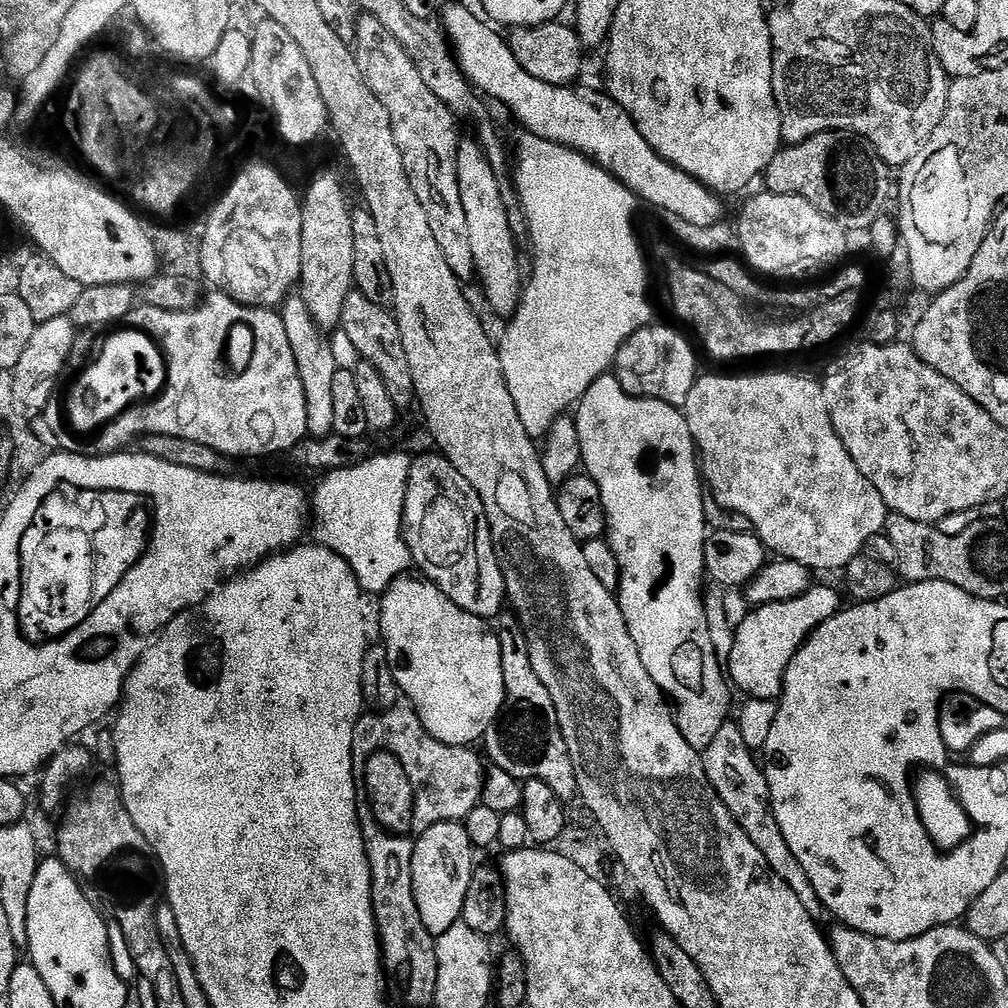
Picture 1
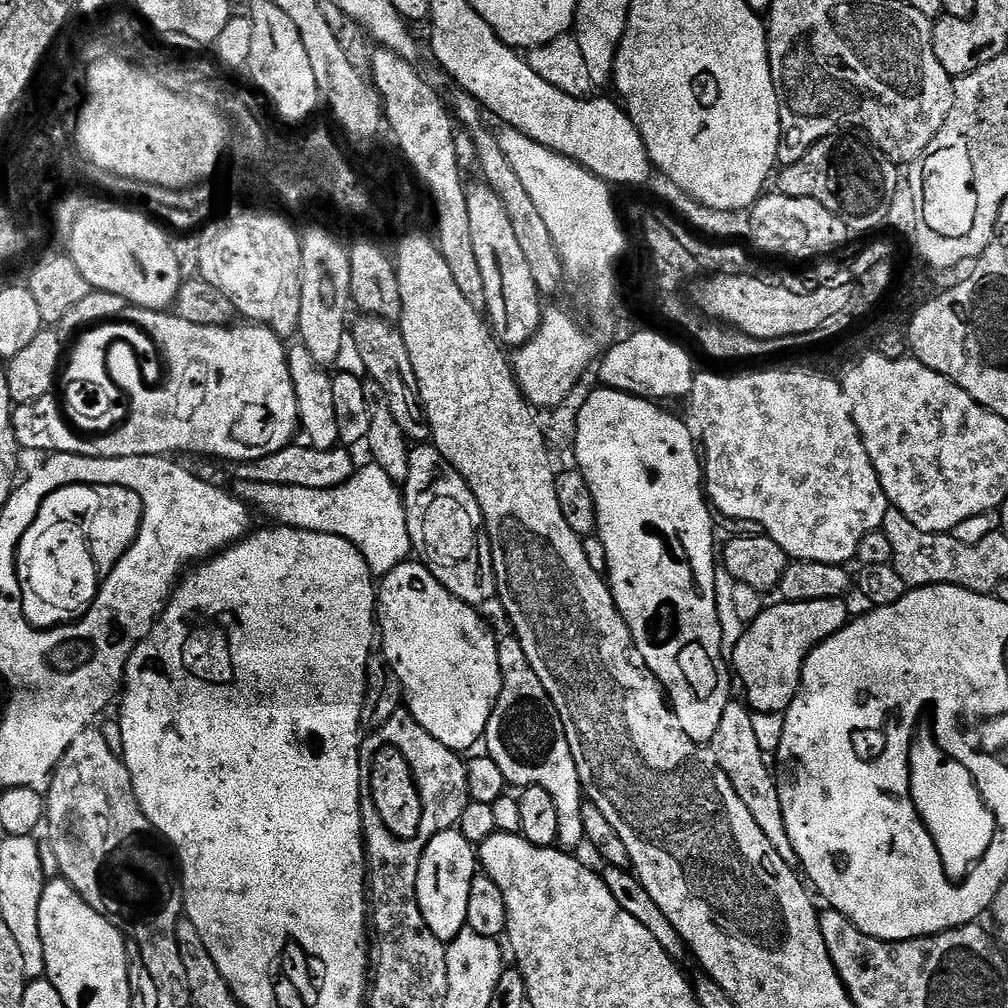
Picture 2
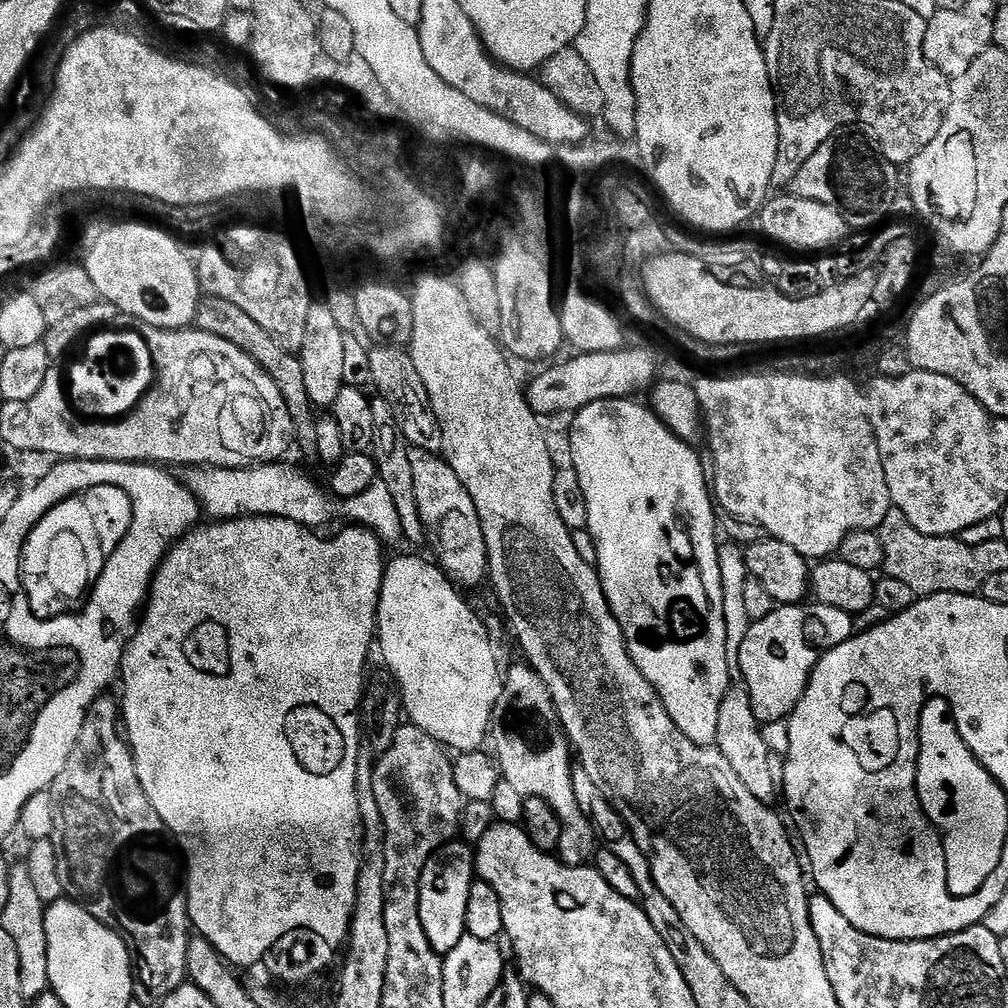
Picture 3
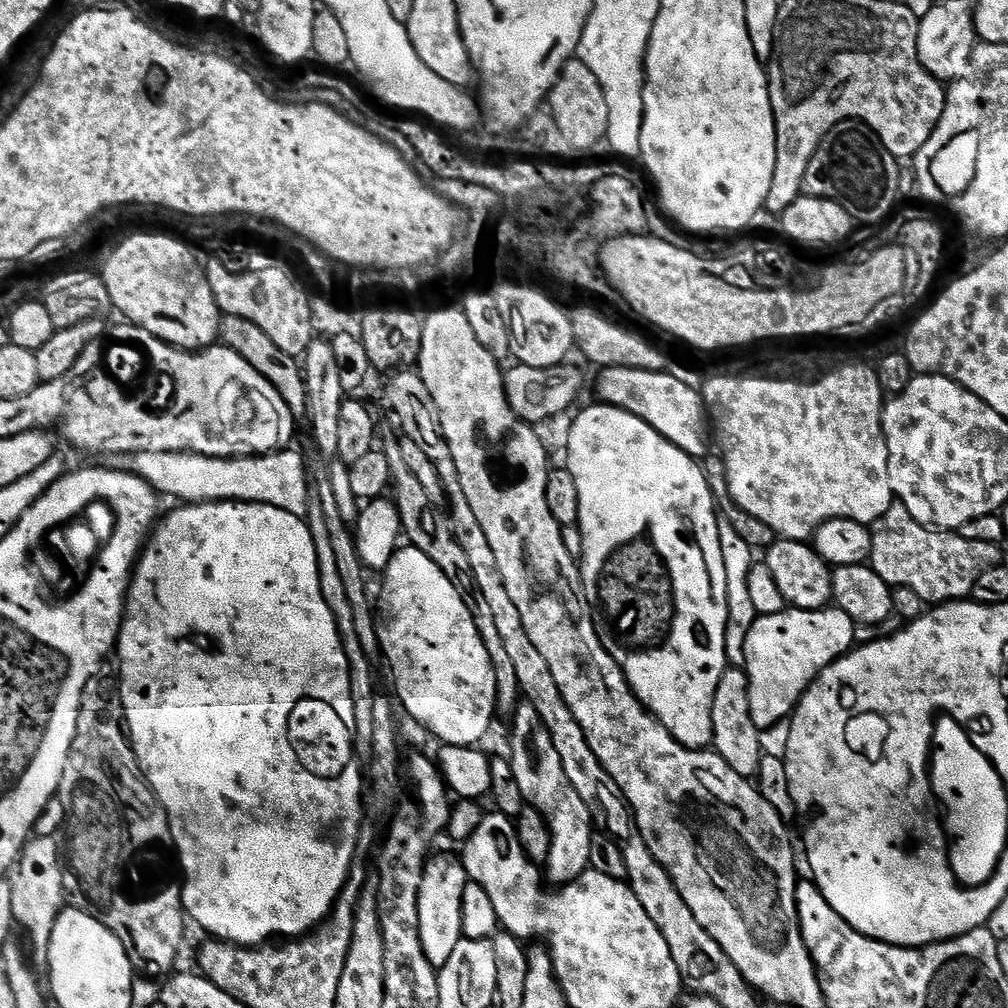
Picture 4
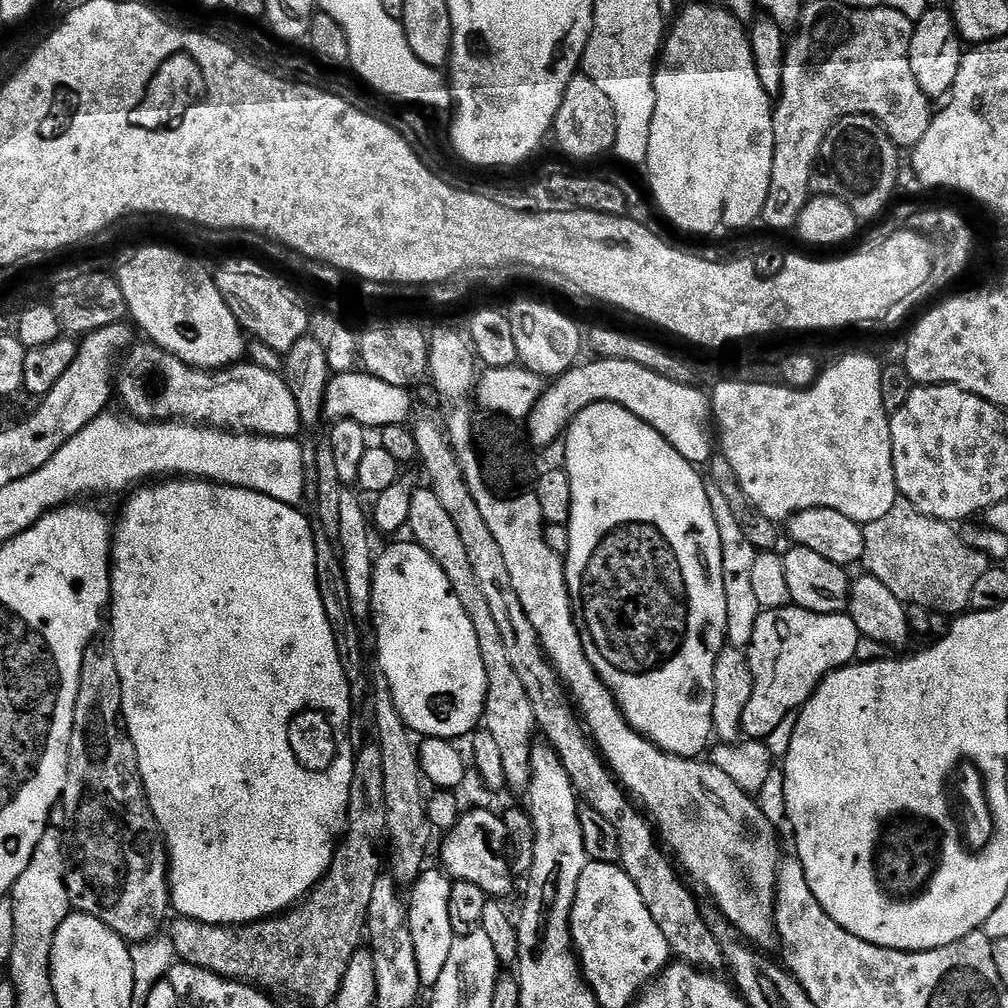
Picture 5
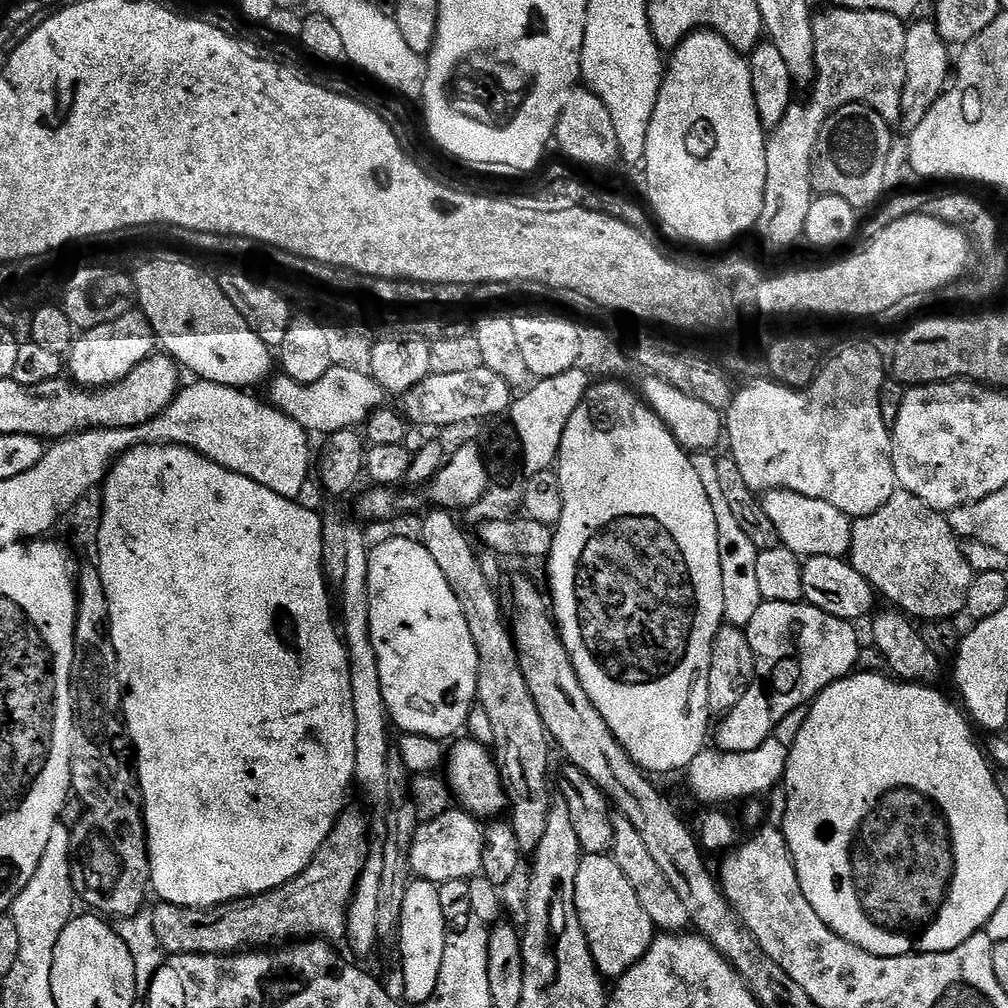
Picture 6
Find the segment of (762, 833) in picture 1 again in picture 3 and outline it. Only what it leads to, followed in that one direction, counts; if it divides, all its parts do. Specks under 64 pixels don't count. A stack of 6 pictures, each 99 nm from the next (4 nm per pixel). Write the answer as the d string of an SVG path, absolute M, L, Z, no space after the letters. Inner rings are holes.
M743 686L729 687L726 698L722 698L722 707L718 709L718 734L715 747L720 749L726 762L730 762L734 774L738 774L742 786L754 794L763 804L771 805L772 799L778 796L778 776L772 773L770 753L763 742L761 723L756 719L750 706L750 694ZM737 687L737 688L736 688ZM770 760L770 761L768 761Z

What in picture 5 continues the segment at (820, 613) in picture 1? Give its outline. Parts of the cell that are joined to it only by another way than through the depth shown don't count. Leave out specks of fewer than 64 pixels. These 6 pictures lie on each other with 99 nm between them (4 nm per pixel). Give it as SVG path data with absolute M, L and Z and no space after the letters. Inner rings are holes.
M795 606L761 611L754 626L754 638L746 649L750 670L754 674L754 690L750 694L750 703L746 705L746 714L743 715L743 735L749 741L764 742L787 715L804 707L830 672L847 668L857 659L856 651L860 644L862 645L862 637L858 626L854 626L854 622L843 612L818 614Z

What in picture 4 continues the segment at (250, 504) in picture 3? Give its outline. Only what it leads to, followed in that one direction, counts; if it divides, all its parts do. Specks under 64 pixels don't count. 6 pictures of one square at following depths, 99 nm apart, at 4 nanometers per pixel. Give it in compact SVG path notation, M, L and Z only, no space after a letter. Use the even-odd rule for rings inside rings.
M293 450L268 452L264 456L203 456L197 452L133 452L119 457L119 467L133 476L140 476L157 493L173 496L176 502L206 504L210 500L245 500L251 504L278 506L295 516L305 517L310 476L304 460Z

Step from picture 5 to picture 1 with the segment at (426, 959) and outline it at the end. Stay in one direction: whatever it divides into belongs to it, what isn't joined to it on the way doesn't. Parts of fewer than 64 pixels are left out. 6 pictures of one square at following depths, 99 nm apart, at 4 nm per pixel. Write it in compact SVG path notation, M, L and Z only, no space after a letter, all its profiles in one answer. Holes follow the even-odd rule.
M449 822L430 826L422 835L416 837L416 849L412 859L412 885L414 886L414 898L418 902L418 914L422 914L422 922L430 934L439 937L450 926L461 923L464 915L464 903L466 902L466 890L470 886L474 861L474 849L470 838L466 834L463 823Z

